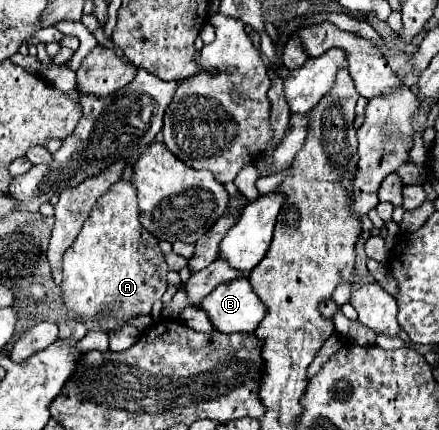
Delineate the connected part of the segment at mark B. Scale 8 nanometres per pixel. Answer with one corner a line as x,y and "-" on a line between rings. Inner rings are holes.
247,278
219,284
201,300
201,308
207,312
211,324
223,334
251,334
267,314
265,304
259,302

